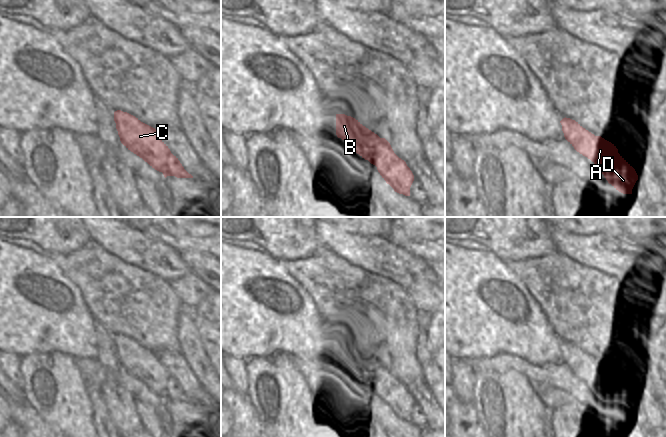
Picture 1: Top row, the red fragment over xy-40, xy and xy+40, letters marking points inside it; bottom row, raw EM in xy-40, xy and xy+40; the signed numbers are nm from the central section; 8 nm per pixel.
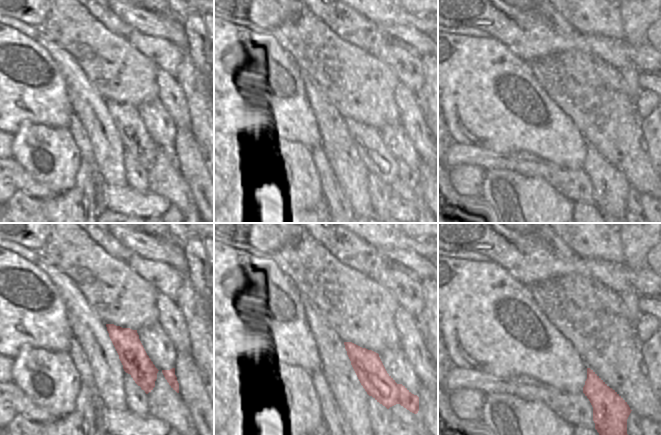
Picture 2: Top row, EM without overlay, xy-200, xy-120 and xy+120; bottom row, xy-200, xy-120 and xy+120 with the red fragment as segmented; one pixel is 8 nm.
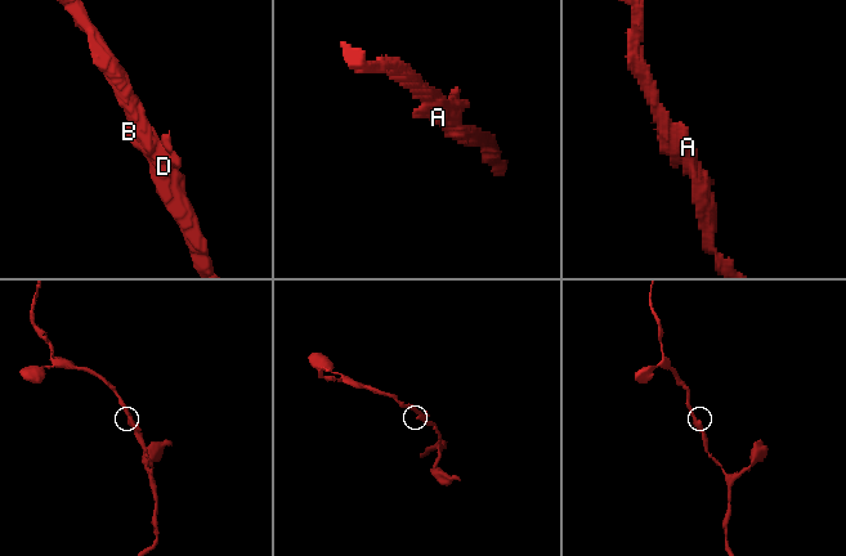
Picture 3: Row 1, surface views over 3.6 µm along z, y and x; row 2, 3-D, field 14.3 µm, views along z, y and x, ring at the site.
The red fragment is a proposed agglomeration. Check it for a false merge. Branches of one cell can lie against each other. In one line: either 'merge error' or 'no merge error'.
no merge error

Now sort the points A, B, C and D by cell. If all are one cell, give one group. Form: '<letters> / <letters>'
A B C D

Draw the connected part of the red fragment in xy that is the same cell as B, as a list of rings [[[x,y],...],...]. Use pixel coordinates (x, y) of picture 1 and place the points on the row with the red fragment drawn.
[[[336,114],[336,135],[354,152],[375,165],[395,192],[410,196],[414,175],[385,138],[380,138],[358,120],[345,114]]]

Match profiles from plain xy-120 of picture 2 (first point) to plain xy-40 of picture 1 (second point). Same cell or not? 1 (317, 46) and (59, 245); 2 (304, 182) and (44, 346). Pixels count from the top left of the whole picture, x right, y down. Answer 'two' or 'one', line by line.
1: two
2: two

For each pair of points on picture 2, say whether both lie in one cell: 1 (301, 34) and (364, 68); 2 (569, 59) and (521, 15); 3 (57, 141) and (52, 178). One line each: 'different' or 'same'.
1: same
2: different
3: same

